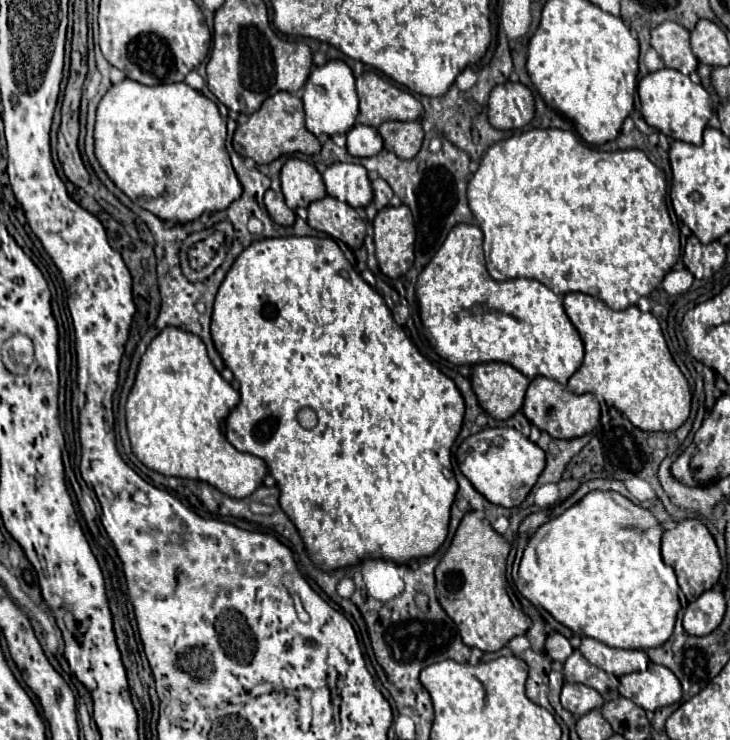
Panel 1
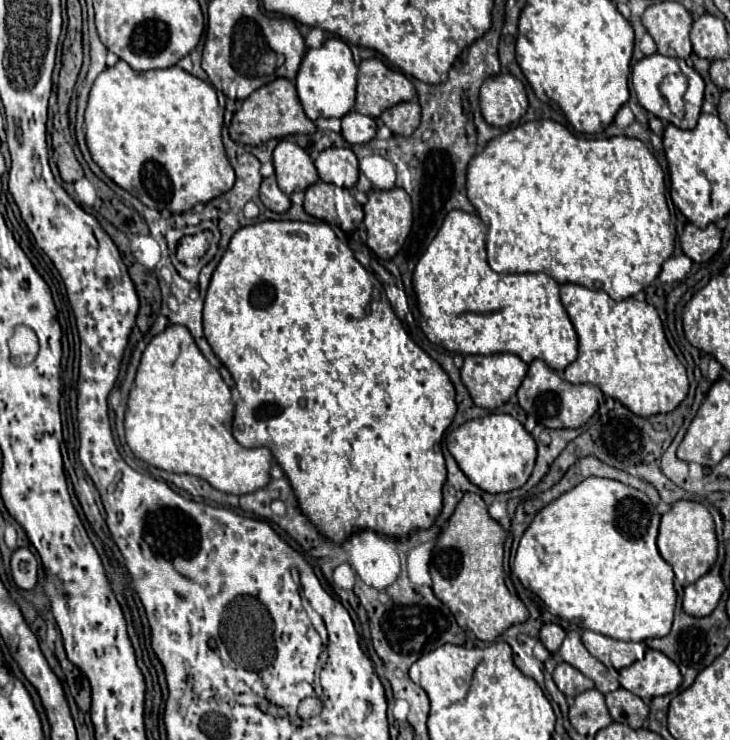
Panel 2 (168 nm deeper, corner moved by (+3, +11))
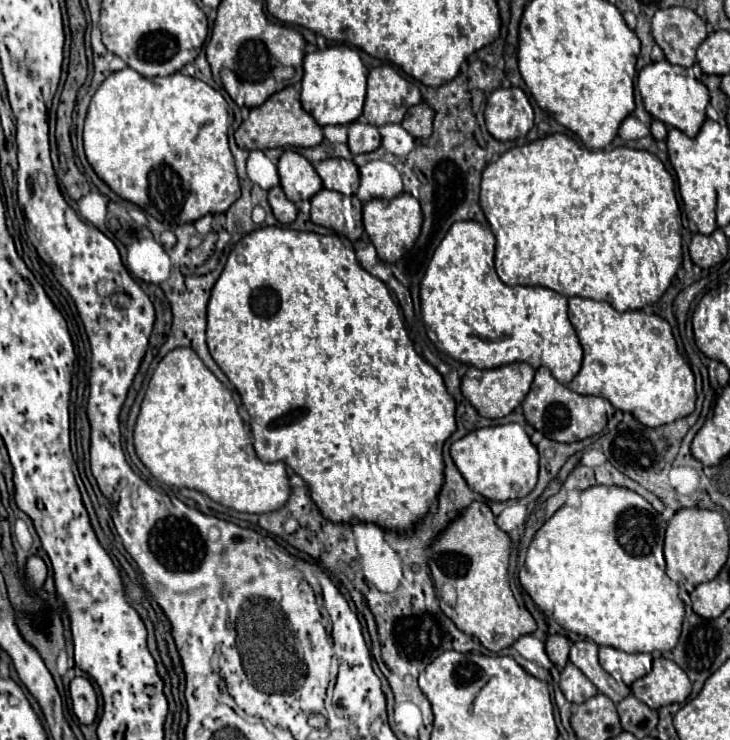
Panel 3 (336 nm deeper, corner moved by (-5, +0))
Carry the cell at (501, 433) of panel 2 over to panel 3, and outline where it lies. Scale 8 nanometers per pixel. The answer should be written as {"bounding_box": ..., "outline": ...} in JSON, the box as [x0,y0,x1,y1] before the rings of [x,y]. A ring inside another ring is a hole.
{"bounding_box":[451,424,539,502],"outline":[[[519,424],[489,426],[469,432],[467,436],[451,444],[451,456],[469,488],[491,502],[519,500],[527,496],[537,484],[539,452]]]}

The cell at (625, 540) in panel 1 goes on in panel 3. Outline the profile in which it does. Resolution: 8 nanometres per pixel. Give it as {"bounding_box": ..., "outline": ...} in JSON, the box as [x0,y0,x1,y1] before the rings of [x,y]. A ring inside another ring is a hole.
{"bounding_box":[519,486,685,652],"outline":[[[593,486],[581,492],[581,504],[577,508],[573,506],[561,506],[535,534],[529,550],[527,550],[527,560],[525,560],[525,570],[519,572],[519,582],[525,592],[533,598],[533,602],[545,612],[553,614],[555,622],[563,626],[565,630],[571,630],[575,634],[581,634],[589,640],[593,640],[599,646],[613,646],[623,652],[665,652],[671,650],[681,634],[681,624],[685,618],[685,606],[679,598],[679,586],[675,580],[671,580],[665,574],[665,558],[663,558],[663,536],[665,536],[665,522],[659,512],[653,510],[653,506],[641,498],[637,492],[629,488],[619,488],[619,486]]]}

